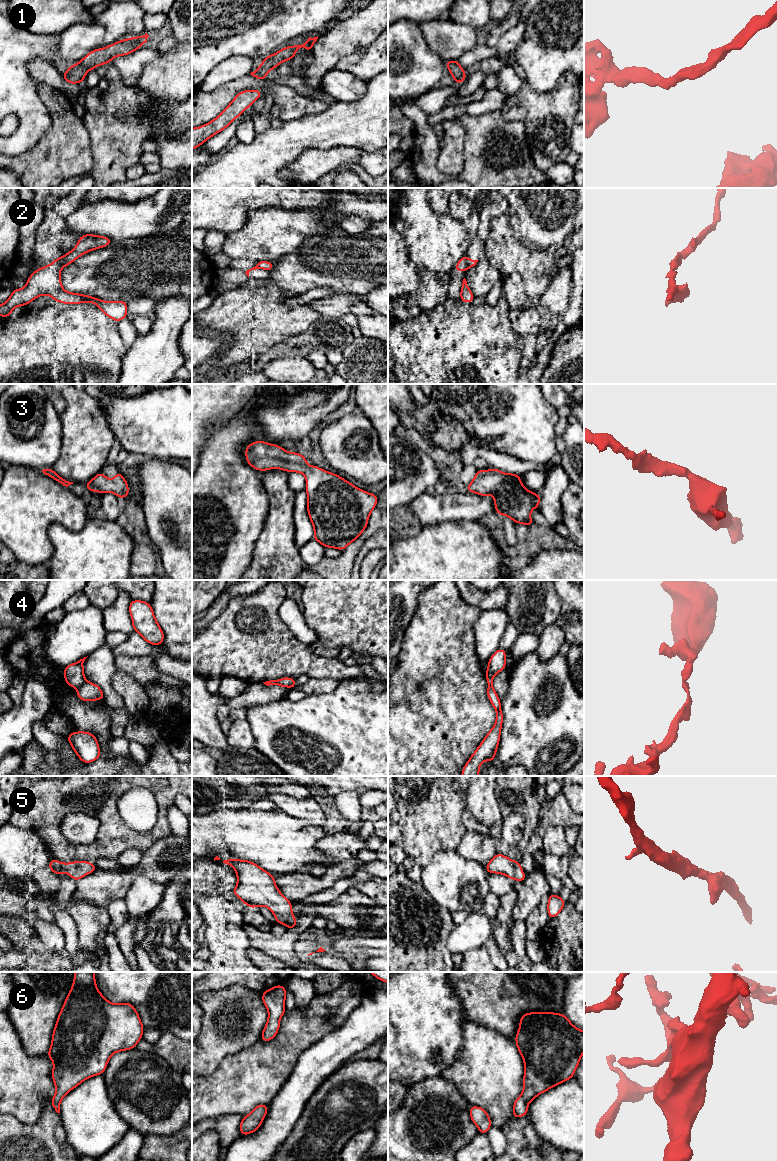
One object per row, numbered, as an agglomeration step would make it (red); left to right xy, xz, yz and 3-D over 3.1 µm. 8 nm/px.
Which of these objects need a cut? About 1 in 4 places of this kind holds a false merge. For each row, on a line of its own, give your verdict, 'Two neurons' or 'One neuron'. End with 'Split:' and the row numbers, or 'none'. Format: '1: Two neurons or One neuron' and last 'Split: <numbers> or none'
1: One neuron
2: Two neurons
3: One neuron
4: Two neurons
5: One neuron
6: One neuron
Split: 2, 4

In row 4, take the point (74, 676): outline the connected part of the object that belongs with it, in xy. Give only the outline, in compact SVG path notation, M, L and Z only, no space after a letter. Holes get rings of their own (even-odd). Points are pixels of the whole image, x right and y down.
M84 657L83 659L80 659L76 663L70 664L63 669L65 682L68 686L79 688L86 682L83 663L87 657Z

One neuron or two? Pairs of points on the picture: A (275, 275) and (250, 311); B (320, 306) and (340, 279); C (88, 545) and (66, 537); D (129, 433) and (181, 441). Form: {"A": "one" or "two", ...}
{"A": "two", "B": "two", "C": "one", "D": "one"}

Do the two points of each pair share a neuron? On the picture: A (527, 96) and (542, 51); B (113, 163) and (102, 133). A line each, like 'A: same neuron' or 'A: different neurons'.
A: different neurons
B: same neuron

